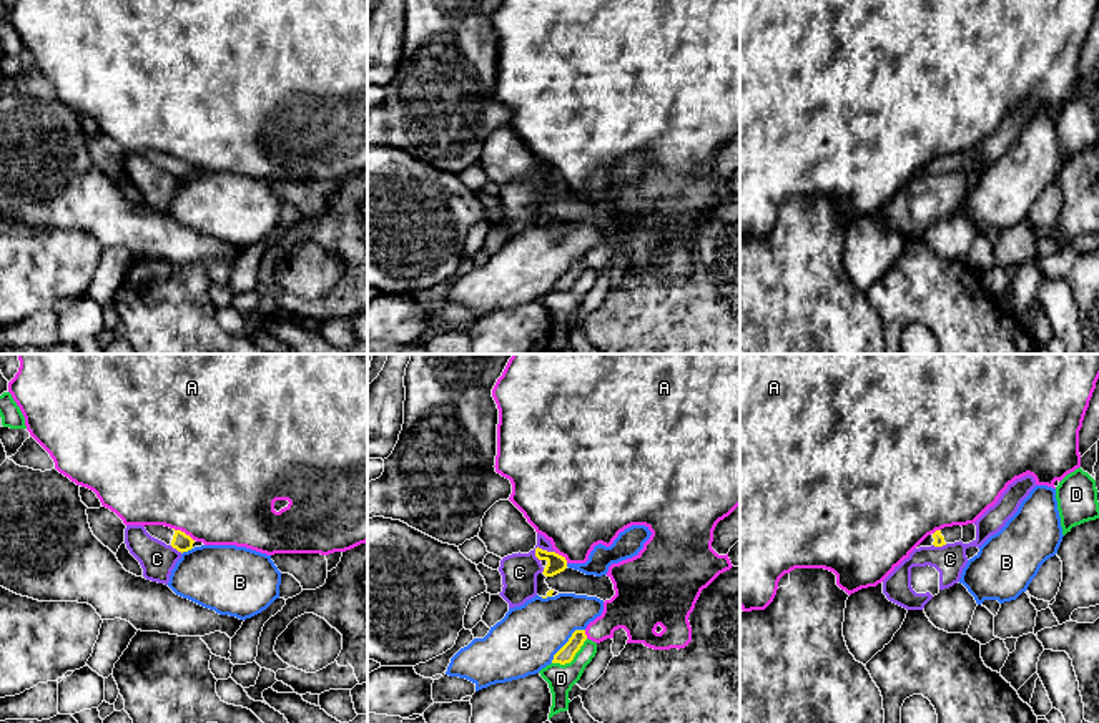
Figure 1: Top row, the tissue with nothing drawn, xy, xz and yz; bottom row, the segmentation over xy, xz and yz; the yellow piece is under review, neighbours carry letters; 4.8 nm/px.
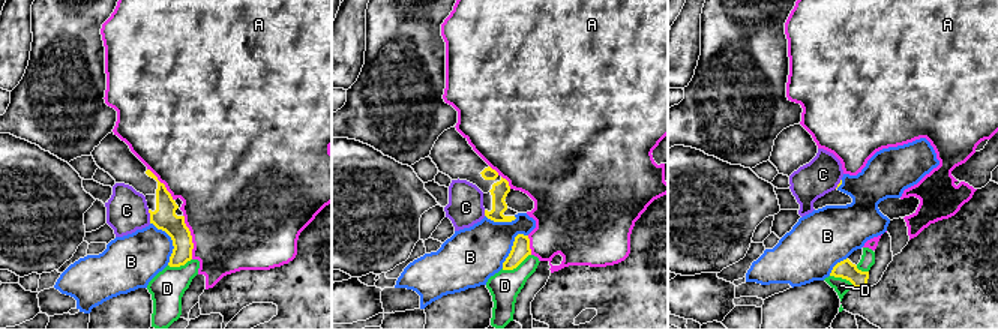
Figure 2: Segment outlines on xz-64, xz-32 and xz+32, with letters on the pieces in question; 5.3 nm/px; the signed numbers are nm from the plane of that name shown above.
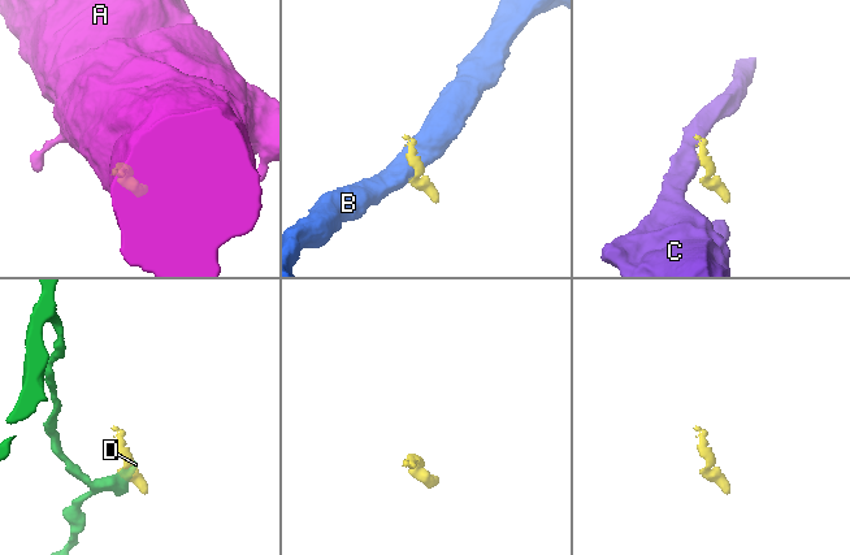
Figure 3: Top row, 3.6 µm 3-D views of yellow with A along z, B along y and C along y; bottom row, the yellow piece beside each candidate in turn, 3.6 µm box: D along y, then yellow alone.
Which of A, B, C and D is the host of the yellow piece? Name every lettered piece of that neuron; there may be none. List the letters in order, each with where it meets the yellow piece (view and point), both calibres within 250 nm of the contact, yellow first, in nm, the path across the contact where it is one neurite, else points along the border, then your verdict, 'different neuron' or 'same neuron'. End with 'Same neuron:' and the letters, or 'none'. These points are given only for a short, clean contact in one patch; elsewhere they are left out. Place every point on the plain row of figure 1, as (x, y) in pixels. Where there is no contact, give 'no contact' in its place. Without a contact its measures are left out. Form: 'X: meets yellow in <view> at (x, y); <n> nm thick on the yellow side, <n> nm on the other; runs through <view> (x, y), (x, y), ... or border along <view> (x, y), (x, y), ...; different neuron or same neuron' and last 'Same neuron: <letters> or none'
A: meets yellow in xy at (183, 160); 90 nm thick on the yellow side, 500 nm on the other; different neuron
B: meets yellow in xz at (567, 270); 80 nm thick on the yellow side, 320 nm on the other; border along xz (584, 256), (577, 256), (551, 290); different neuron
C: meets yellow in xz at (541, 177); 90 nm thick on the yellow side, 180 nm on the other; different neuron
D: meets yellow in xz at (572, 286); 80 nm thick on the yellow side, 140 nm on the other; border along xz (587, 266), (569, 290), (552, 291); different neuron
Same neuron: none

